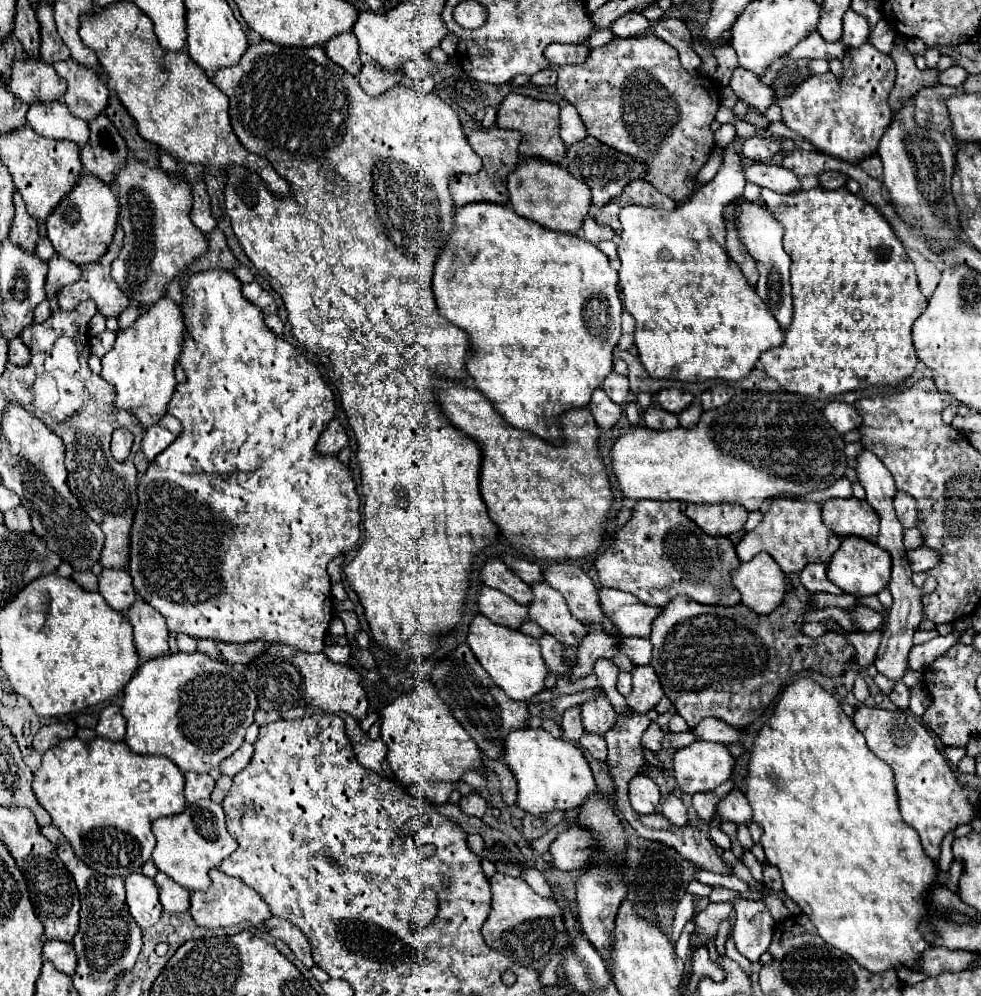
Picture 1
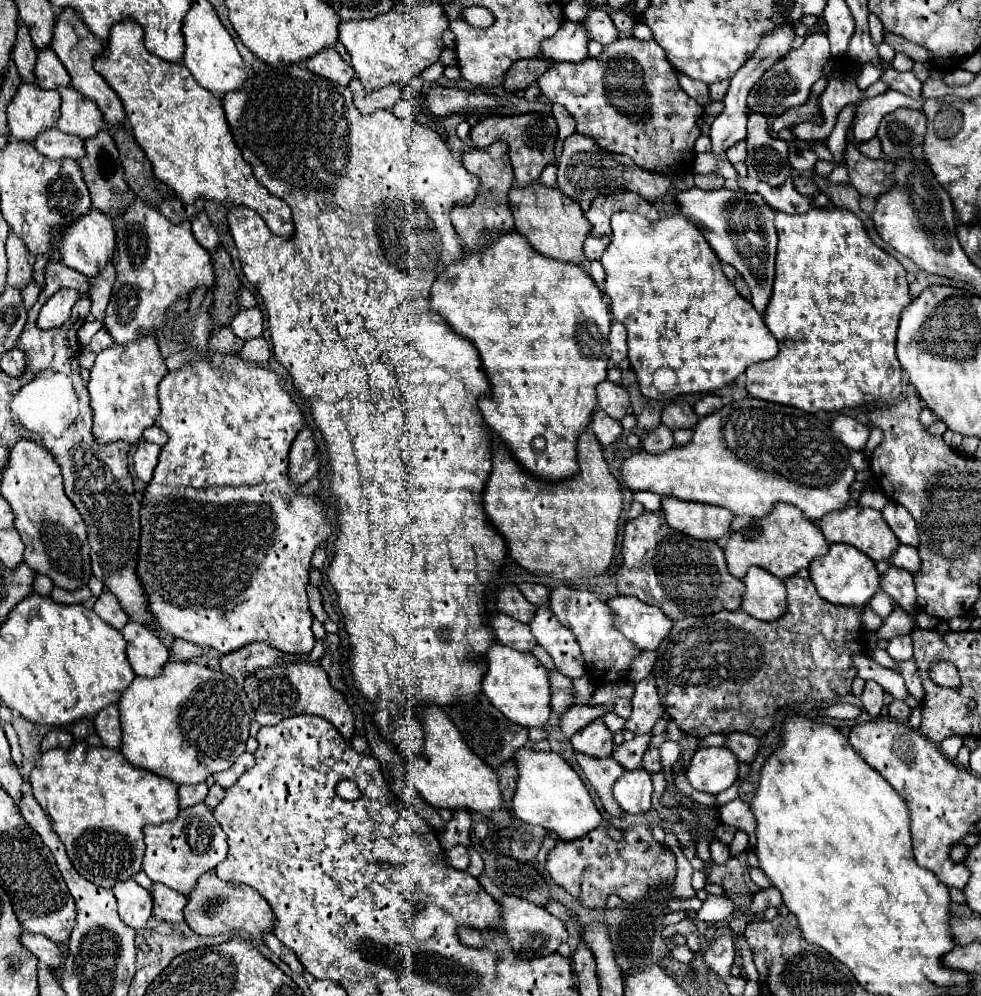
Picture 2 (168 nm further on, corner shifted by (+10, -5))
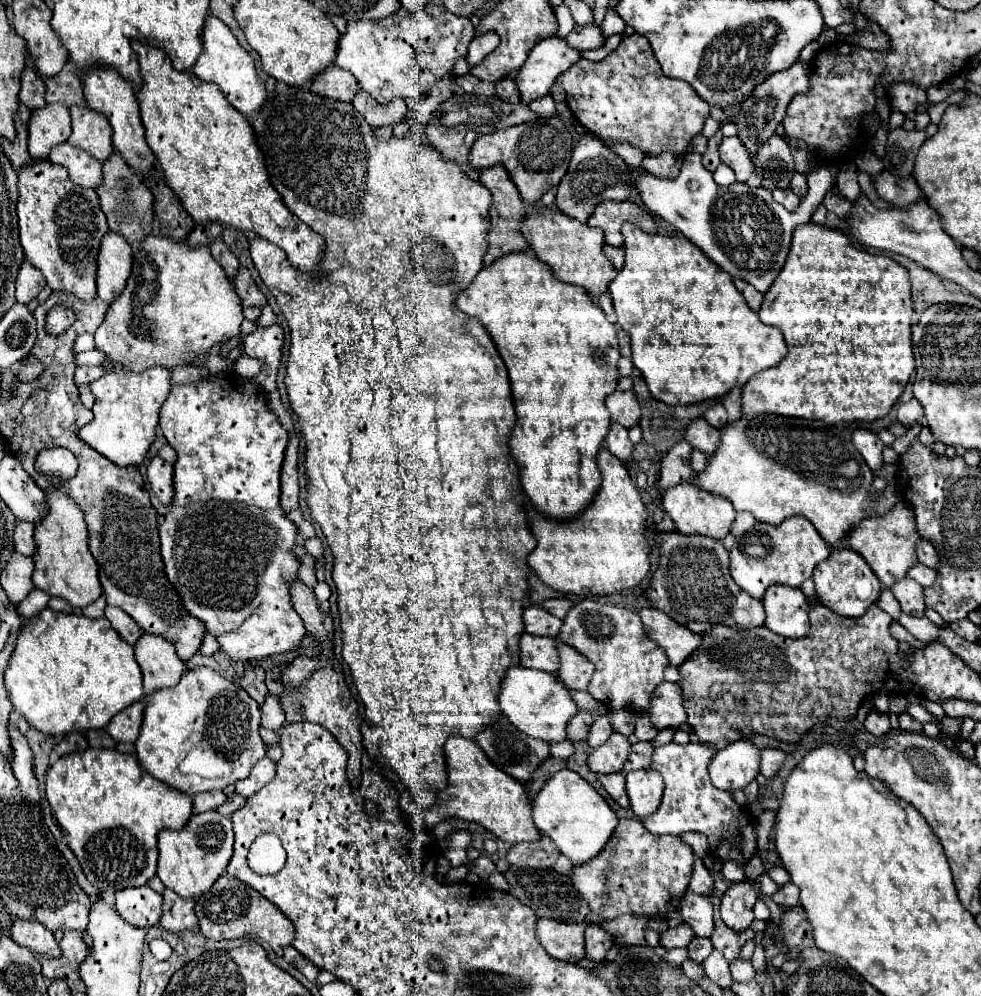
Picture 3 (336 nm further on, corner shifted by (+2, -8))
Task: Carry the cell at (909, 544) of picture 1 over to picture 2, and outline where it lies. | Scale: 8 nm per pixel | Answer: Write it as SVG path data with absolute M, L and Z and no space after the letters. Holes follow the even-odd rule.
M899 545L897 553L891 559L891 565L899 567L899 569L907 569L909 573L917 573L917 569L921 565L921 559L919 559L917 549L911 549L907 545Z

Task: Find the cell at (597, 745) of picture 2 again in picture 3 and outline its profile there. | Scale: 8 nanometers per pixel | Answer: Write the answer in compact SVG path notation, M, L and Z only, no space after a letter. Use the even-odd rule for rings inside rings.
M613 732L605 744L591 750L587 764L593 772L605 772L605 774L621 772L627 756L629 756L629 746L631 744L627 742L627 738L623 734Z

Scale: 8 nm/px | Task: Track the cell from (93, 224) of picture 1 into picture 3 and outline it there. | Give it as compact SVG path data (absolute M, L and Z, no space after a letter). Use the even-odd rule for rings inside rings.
M107 232L97 254L97 296L111 304L131 272L131 246L117 232Z

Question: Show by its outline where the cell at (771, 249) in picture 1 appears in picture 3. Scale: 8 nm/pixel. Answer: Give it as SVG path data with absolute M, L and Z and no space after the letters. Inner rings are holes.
M693 152L685 154L681 172L675 180L663 180L645 174L635 184L643 204L651 214L673 224L683 236L693 240L693 244L707 252L707 256L733 278L741 278L765 294L785 264L793 228L811 220L811 214L823 202L827 190L835 186L837 174L837 164L817 164L807 176L809 192L795 212L781 208L781 204L777 204L771 192L765 188L755 188L741 182L719 186L713 180L713 174L703 168L701 154Z

